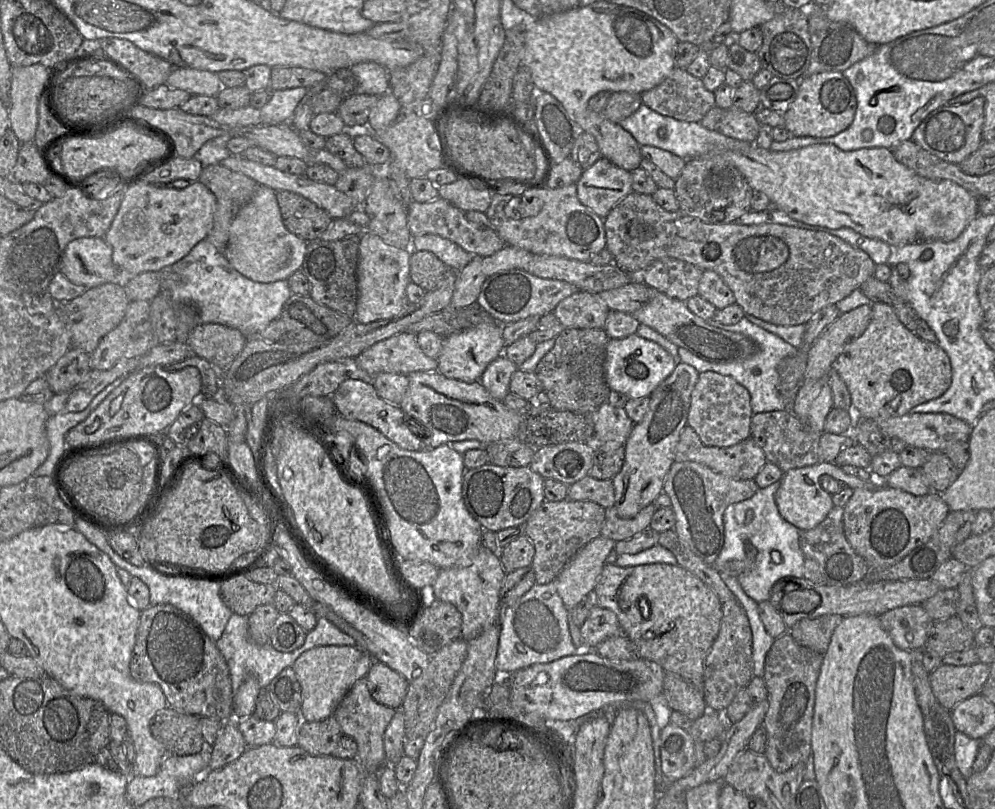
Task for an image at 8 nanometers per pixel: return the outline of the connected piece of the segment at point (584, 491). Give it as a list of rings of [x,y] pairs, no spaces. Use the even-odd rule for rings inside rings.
[[[589,475],[568,487],[570,500],[590,500],[605,509],[613,509],[615,504],[614,485],[611,479],[598,480]]]

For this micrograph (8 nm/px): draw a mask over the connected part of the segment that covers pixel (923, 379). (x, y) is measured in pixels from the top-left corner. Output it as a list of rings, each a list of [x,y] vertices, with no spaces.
[[[871,303],[870,323],[861,336],[845,346],[833,363],[833,370],[846,384],[851,395],[851,409],[857,418],[886,419],[909,414],[915,406],[942,396],[952,382],[952,368],[947,353],[937,344],[927,342],[909,331],[897,318],[892,306]]]

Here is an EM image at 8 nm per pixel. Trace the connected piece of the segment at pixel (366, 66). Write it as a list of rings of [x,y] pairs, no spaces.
[[[361,62],[349,68],[357,79],[355,93],[381,96],[390,90],[390,72],[376,62]]]

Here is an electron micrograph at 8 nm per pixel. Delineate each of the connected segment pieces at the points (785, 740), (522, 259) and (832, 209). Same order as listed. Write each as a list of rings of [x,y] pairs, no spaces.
[[[789,632],[775,638],[766,654],[763,679],[768,689],[769,707],[762,724],[767,732],[764,756],[778,772],[805,763],[812,754],[815,690],[822,657],[820,653],[799,645]]]
[[[506,245],[495,254],[483,257],[482,272],[489,277],[505,270],[526,270],[534,257],[529,251]]]
[[[815,144],[776,152],[754,145],[749,149],[723,150],[719,154],[738,169],[754,191],[763,192],[773,207],[790,218],[831,229],[847,227],[890,246],[935,240],[952,241],[979,215],[978,198],[952,181],[931,180],[919,176],[898,162],[887,148],[843,151],[832,144]]]

